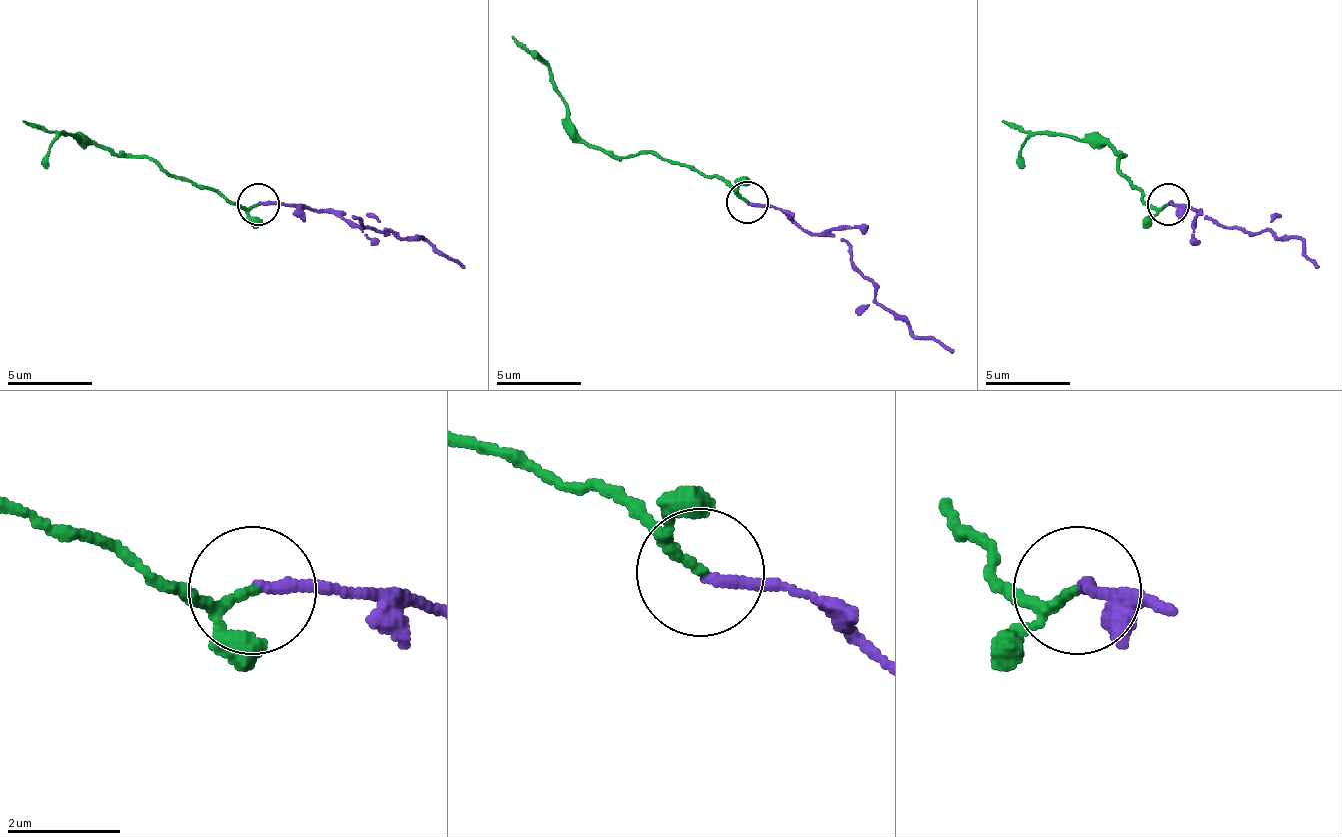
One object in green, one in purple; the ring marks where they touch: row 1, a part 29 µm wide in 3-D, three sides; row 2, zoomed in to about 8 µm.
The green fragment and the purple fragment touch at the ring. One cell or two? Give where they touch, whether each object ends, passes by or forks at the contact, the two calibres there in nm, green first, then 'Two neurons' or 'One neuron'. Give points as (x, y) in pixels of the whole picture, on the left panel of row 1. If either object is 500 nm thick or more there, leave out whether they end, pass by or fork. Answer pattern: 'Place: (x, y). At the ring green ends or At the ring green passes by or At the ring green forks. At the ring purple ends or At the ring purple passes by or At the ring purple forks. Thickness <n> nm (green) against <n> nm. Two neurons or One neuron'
Place: (258, 204). At the ring green passes by. At the ring purple ends. Thickness 130 nm (green) against 200 nm. One neuron

